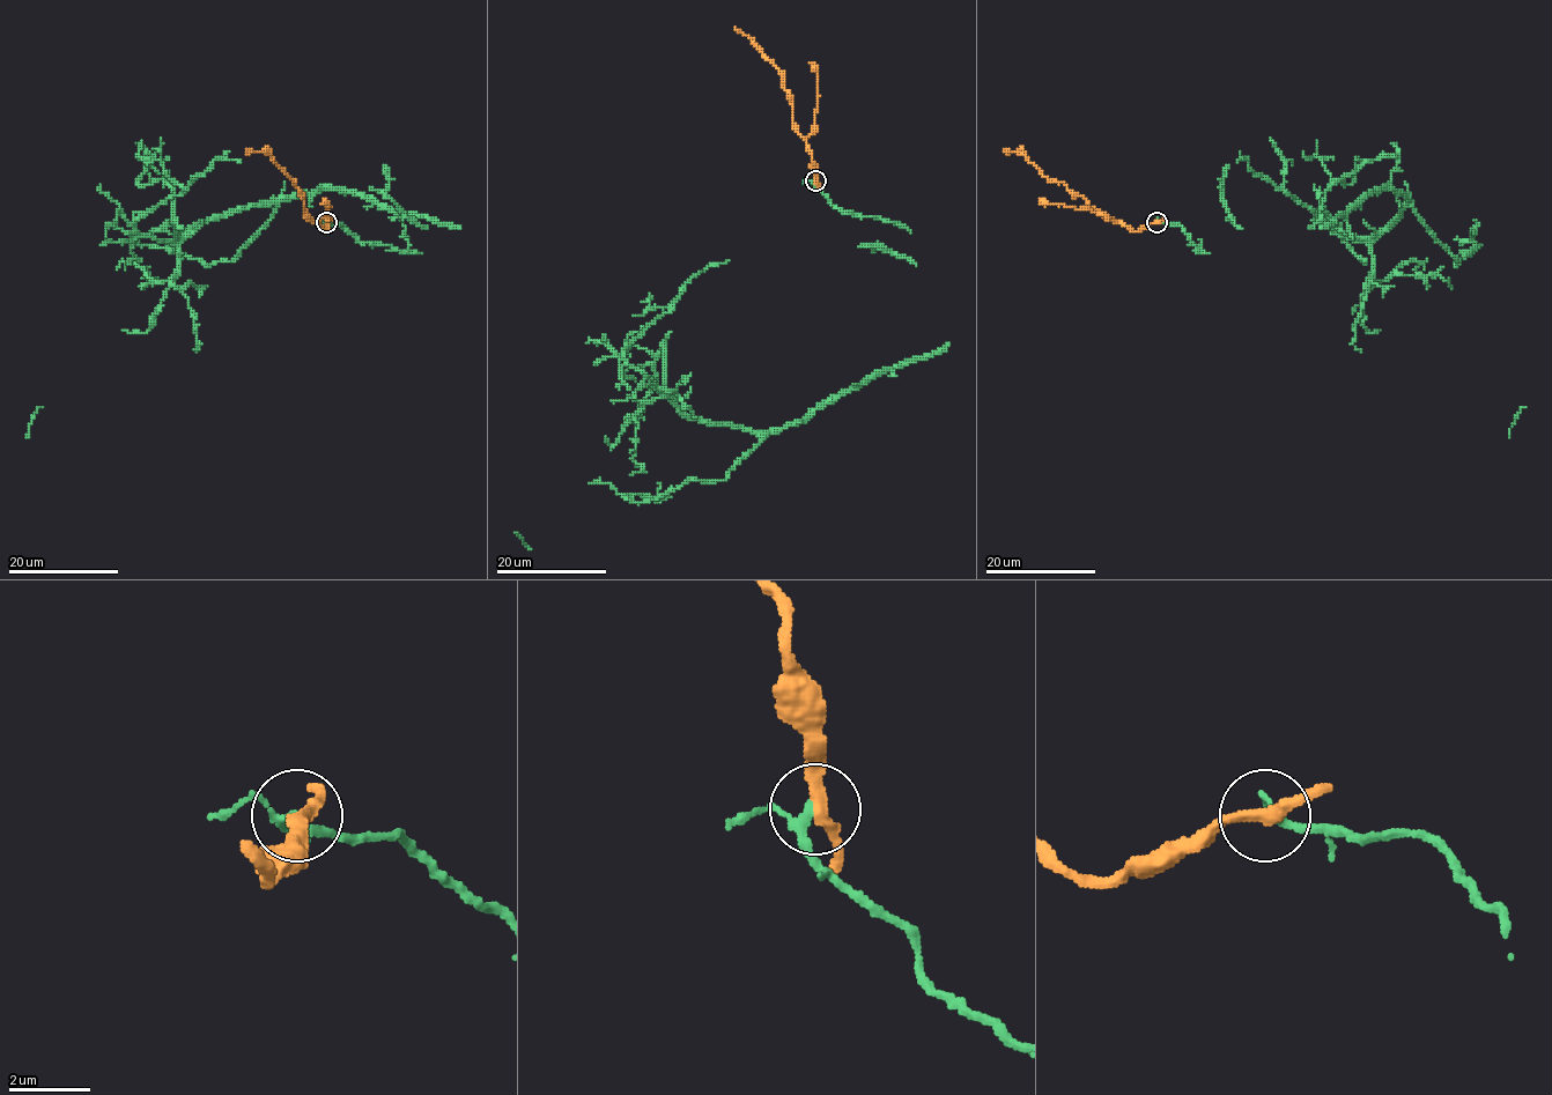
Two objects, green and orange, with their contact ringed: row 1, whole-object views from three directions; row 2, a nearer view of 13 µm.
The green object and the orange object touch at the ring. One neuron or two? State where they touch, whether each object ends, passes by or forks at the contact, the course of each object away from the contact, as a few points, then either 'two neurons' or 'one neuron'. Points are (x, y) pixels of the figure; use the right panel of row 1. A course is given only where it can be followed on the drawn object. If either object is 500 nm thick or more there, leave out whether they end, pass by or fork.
at (1157, 222); green passes by; orange passes by; green runs (1157, 222), (1209, 253), (1398, 192), (1410, 204), (1373, 243), (1373, 278), (1448, 281), (1525, 406), (1508, 438); orange runs (1157, 222), (1131, 230), (1105, 219), (1062, 183), (1049, 180), (1024, 154), (1004, 149); two neurons

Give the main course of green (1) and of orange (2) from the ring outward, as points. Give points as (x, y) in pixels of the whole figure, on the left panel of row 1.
1: (326, 222), (422, 253), (458, 228), (318, 187), (202, 220), (179, 272), (145, 274), (155, 280), (28, 438)
2: (326, 222), (324, 230), (310, 219), (304, 212), (303, 193), (267, 154), (245, 149)

